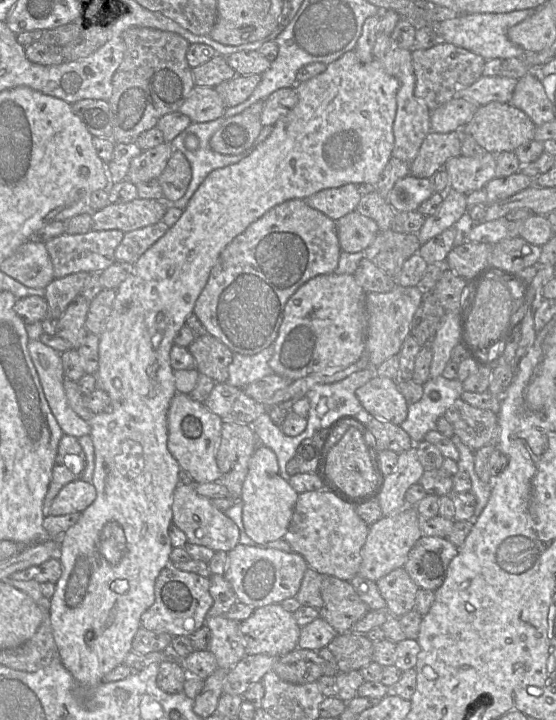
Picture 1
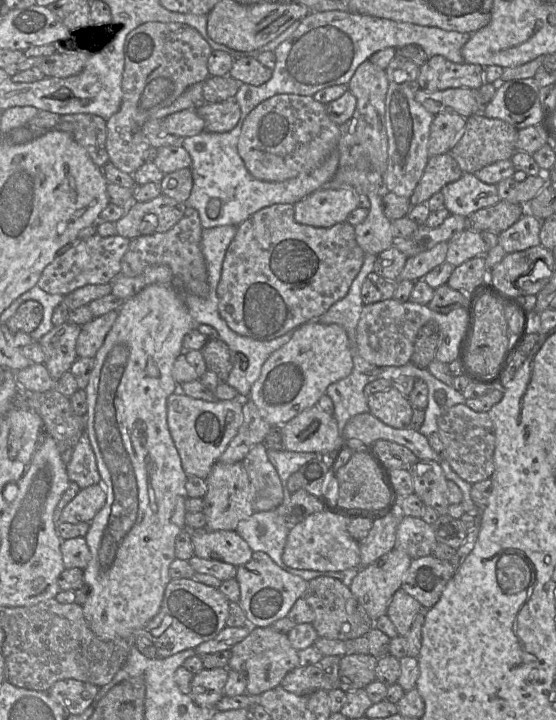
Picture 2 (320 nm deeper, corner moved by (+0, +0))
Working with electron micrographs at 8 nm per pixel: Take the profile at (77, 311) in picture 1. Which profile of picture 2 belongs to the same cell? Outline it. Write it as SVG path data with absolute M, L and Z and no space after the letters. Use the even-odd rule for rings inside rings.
M65 322L54 326L38 343L45 355L44 365L51 378L57 382L78 358L76 343L81 326Z

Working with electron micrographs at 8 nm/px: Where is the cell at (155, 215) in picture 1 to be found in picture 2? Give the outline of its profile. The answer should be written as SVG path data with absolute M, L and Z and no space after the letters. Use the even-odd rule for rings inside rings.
M160 196L146 202L132 202L127 213L115 222L117 234L128 239L170 230L184 216L185 202Z

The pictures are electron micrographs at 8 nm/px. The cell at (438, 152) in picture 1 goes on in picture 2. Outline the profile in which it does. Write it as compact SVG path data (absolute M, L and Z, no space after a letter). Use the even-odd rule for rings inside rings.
M450 152L430 156L410 197L411 206L427 203L432 195L441 191L446 184L458 180L463 173Z

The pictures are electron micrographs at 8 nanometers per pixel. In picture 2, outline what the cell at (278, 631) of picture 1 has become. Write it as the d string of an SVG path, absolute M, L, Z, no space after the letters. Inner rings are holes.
M252 627L250 633L231 648L228 669L240 673L245 680L246 694L257 698L265 691L280 686L285 675L299 666L298 651L294 649L287 634L272 627Z

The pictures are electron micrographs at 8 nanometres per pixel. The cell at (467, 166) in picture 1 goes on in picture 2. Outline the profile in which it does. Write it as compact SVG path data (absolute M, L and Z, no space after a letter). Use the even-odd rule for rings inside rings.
M463 173L458 180L446 184L441 192L450 214L463 217L500 201L497 185L482 182L473 173Z

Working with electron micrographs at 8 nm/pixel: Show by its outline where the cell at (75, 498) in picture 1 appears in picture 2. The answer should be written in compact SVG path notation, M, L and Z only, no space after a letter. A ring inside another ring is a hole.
M100 480L97 484L79 490L62 510L60 522L71 524L90 522L103 508L105 501L105 486Z

